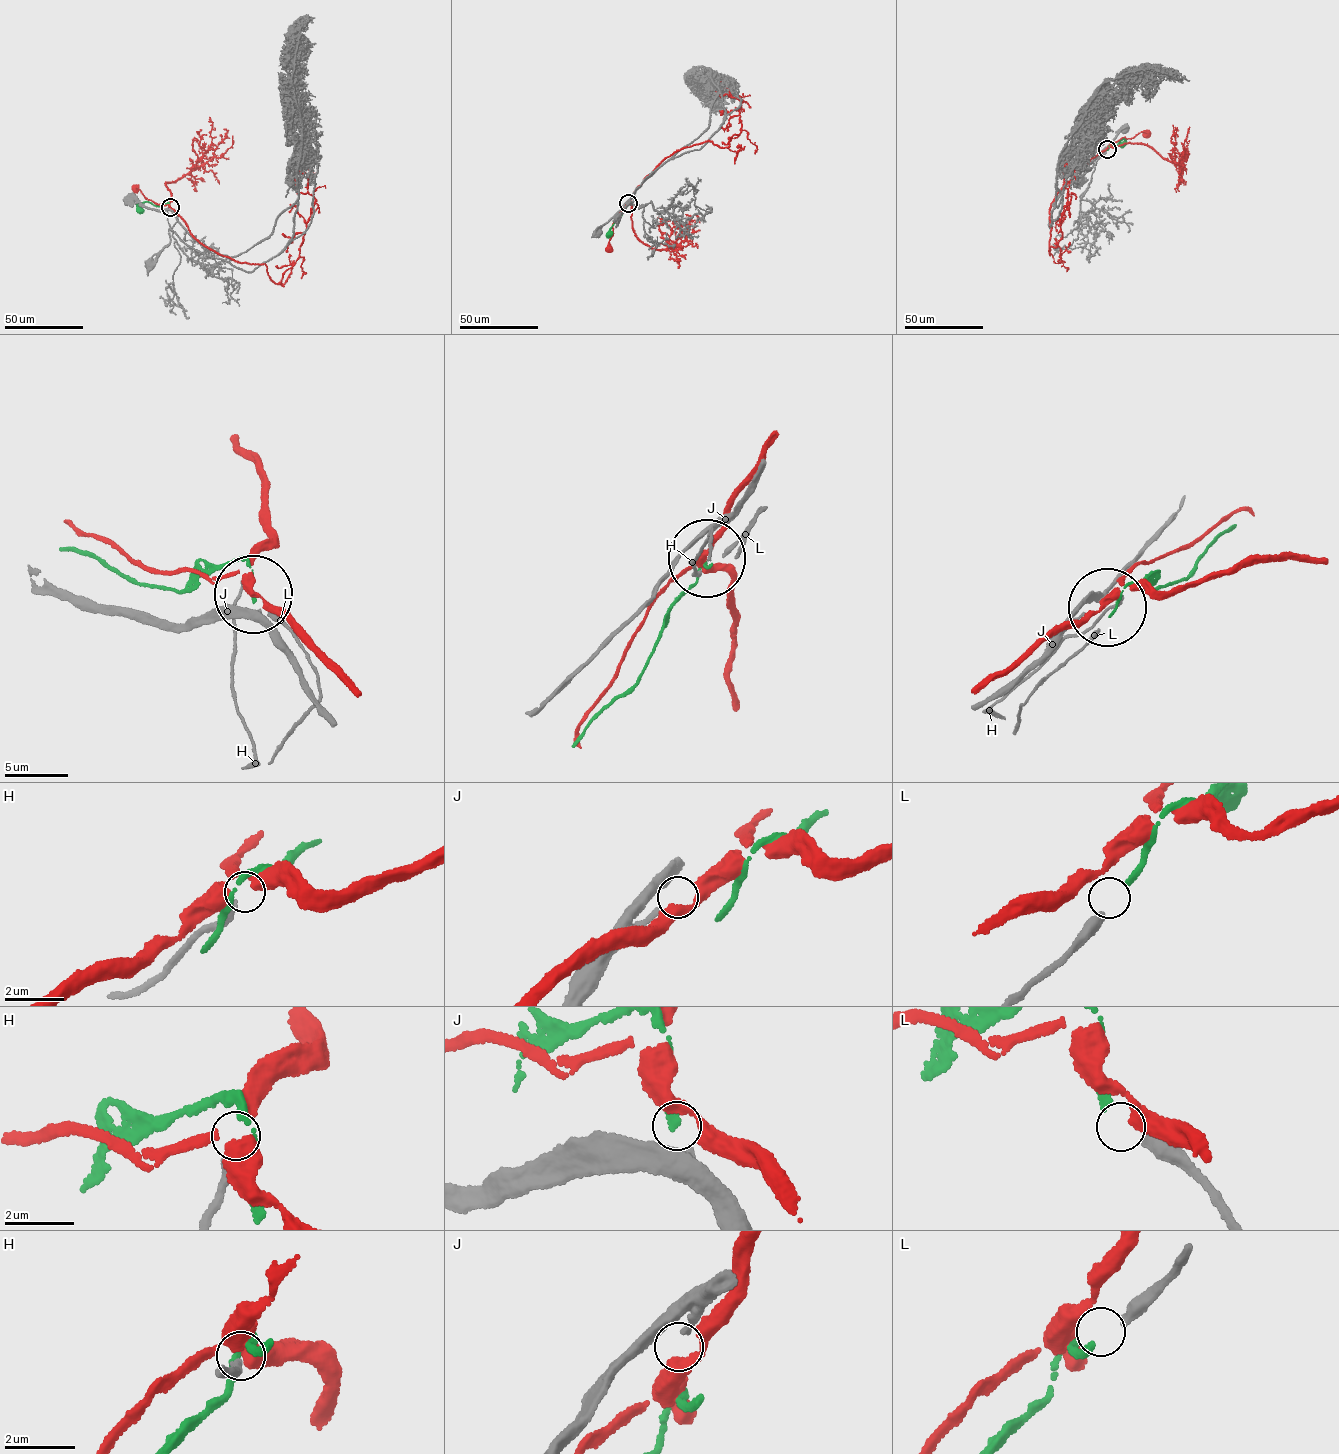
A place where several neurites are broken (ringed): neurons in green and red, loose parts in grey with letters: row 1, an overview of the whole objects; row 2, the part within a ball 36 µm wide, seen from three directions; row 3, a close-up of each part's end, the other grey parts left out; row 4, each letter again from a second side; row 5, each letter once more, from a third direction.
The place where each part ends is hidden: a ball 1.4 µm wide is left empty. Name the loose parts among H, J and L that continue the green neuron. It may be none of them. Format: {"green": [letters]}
{"green": ["L"]}

